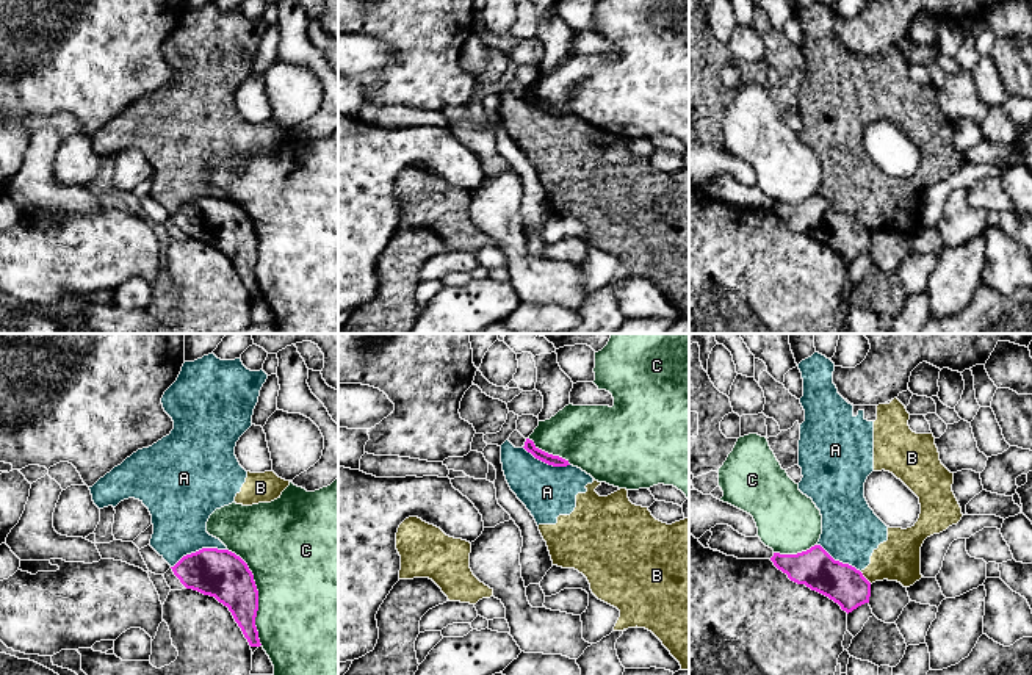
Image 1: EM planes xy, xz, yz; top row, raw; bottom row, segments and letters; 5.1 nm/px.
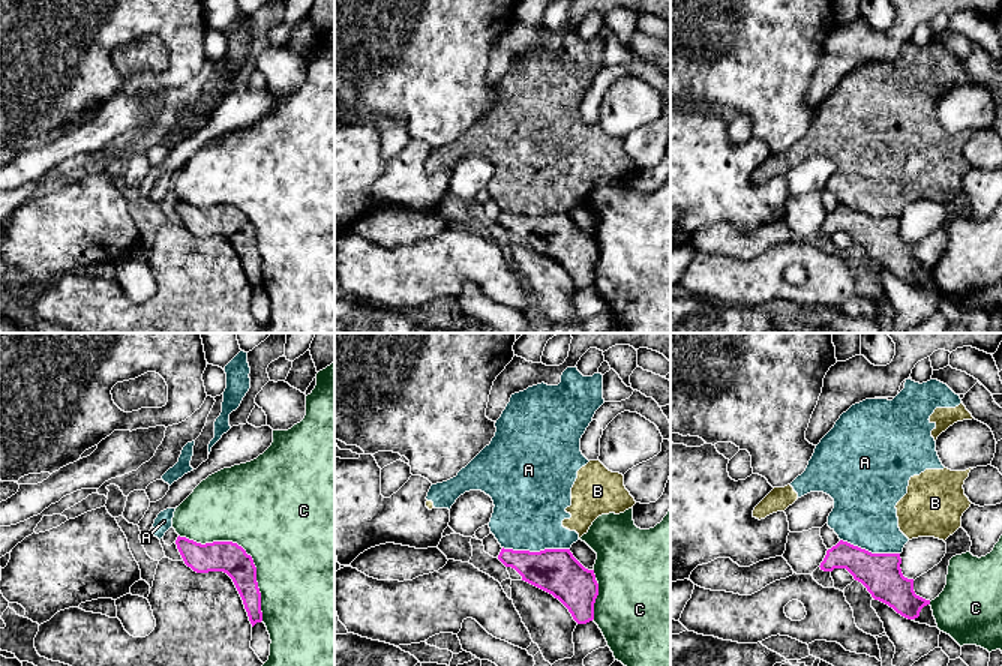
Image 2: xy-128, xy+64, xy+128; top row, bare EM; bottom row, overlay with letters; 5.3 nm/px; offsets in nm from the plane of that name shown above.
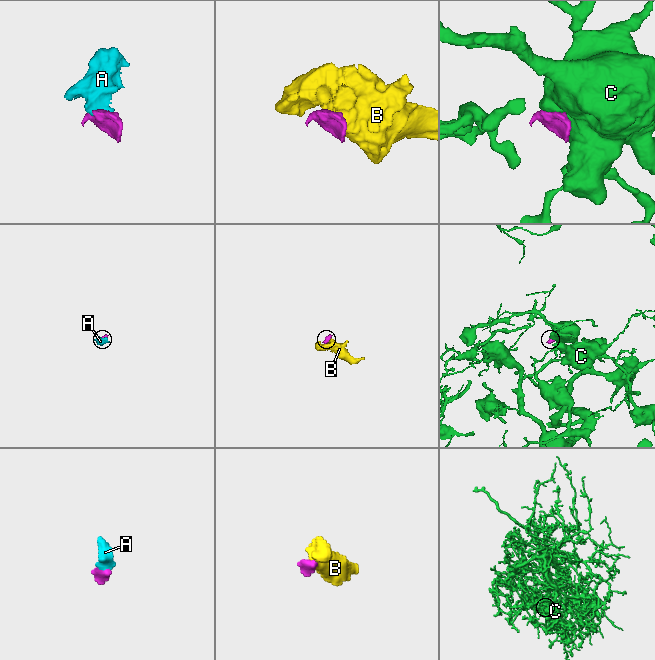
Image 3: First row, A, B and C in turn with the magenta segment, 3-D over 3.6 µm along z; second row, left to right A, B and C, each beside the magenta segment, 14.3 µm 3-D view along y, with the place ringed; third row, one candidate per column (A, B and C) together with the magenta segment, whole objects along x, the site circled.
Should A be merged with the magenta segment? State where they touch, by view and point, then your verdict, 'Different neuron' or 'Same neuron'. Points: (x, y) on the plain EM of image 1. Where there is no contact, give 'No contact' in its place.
Touches magenta at xy (199, 199). Different neuron

